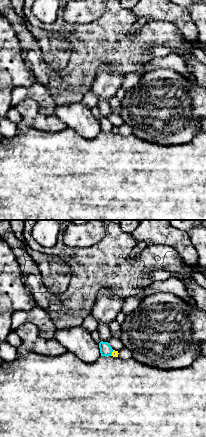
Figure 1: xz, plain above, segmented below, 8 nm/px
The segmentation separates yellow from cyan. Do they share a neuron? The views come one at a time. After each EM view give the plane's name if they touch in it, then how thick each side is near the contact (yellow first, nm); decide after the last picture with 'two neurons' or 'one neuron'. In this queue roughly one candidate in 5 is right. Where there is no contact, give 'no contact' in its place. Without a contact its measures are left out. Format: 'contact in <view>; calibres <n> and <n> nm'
contact in xz; calibres 50 and 100 nm

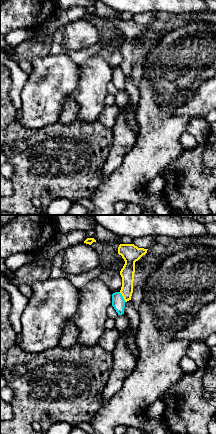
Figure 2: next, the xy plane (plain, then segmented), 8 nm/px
contact in xy; calibres 110 and 110 nm

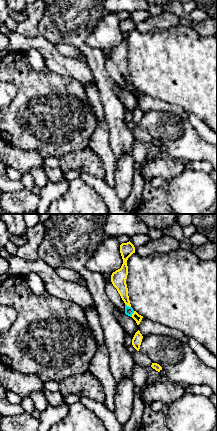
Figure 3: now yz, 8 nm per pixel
contact in yz; calibres 130 and 70 nm

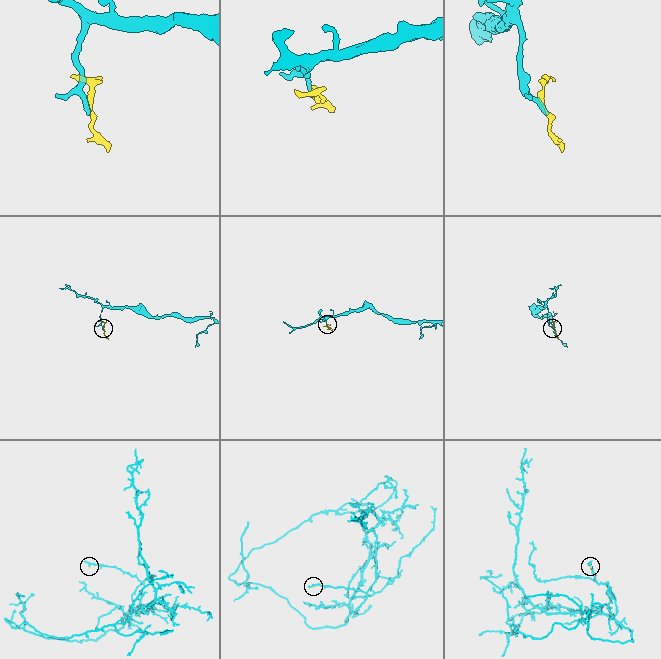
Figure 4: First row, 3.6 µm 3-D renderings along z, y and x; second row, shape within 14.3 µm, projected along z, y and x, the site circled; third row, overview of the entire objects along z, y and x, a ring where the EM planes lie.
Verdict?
two neurons

